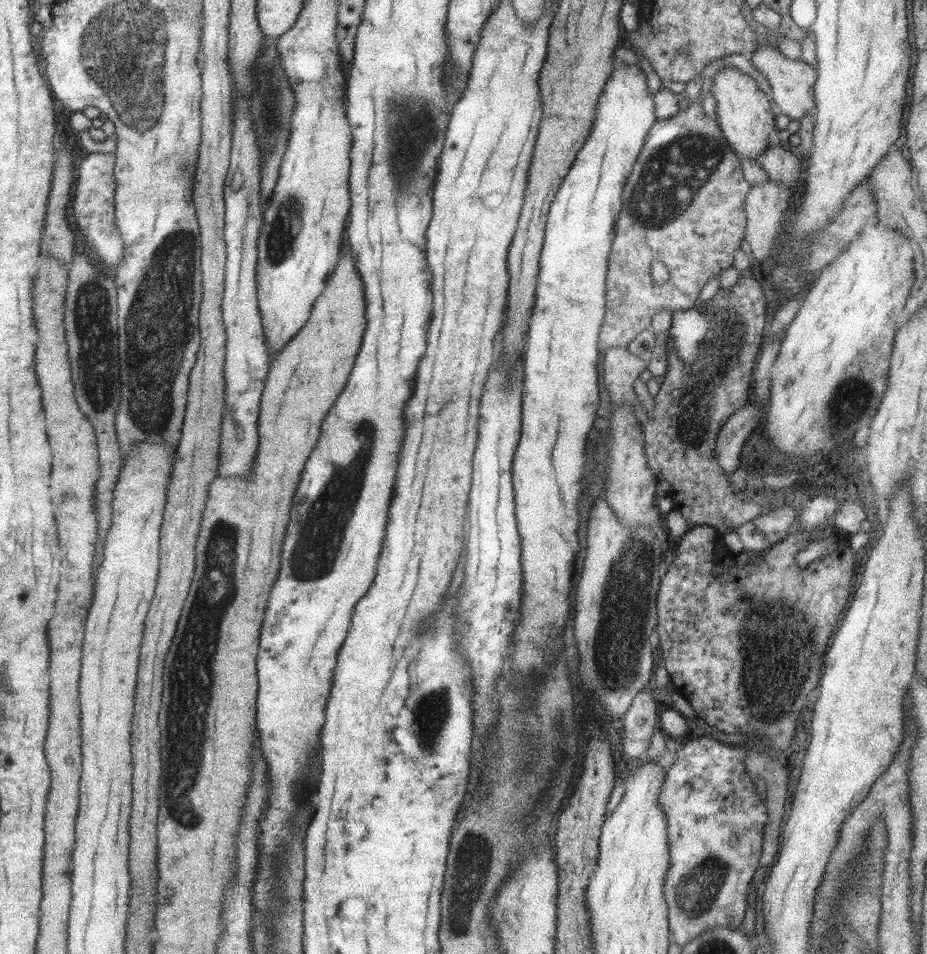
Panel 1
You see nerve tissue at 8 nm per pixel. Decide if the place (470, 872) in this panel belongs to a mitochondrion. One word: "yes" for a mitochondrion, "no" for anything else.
yes

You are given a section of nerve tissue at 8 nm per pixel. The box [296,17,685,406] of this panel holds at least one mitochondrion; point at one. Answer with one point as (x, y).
(413, 133)

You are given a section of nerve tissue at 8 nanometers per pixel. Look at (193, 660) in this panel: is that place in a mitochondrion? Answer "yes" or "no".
yes

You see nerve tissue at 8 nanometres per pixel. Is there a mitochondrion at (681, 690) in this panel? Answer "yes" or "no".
no

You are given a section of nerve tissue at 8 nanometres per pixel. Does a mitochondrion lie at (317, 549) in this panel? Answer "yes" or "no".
yes

